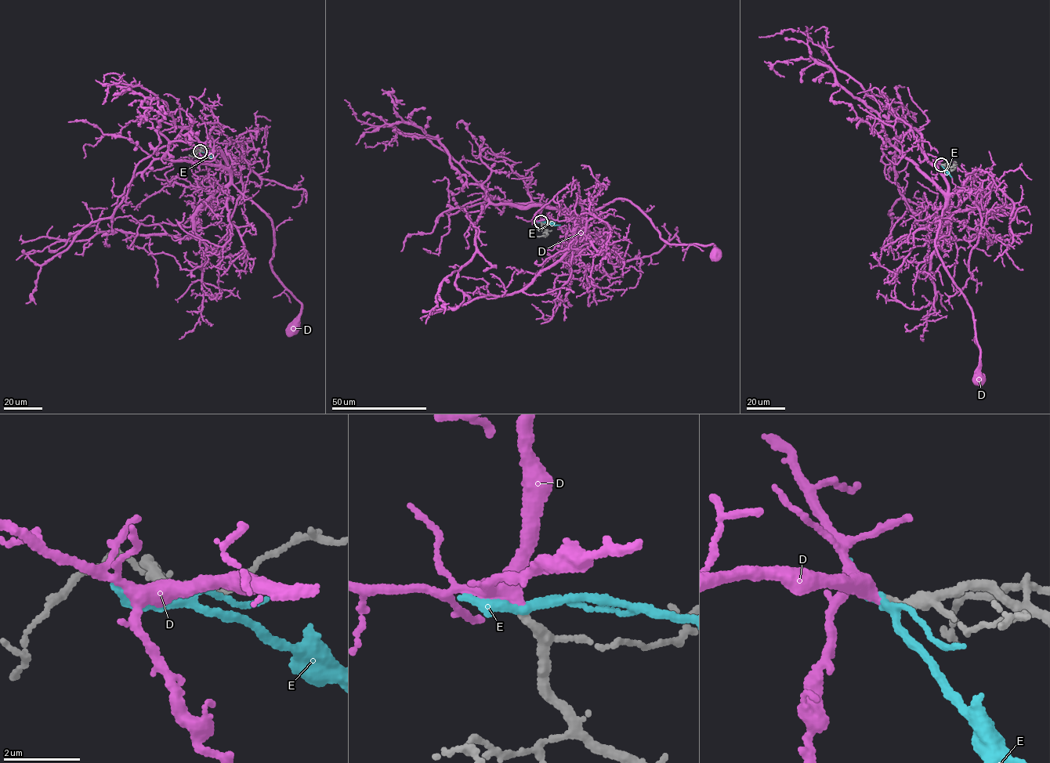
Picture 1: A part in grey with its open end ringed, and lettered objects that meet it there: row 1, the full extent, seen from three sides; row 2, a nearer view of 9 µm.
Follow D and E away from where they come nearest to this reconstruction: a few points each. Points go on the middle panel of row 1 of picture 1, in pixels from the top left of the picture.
D: (541, 222), (544, 207), (582, 218), (626, 199), (668, 244), (711, 244), (715, 254)
E: (541, 222), (560, 225)

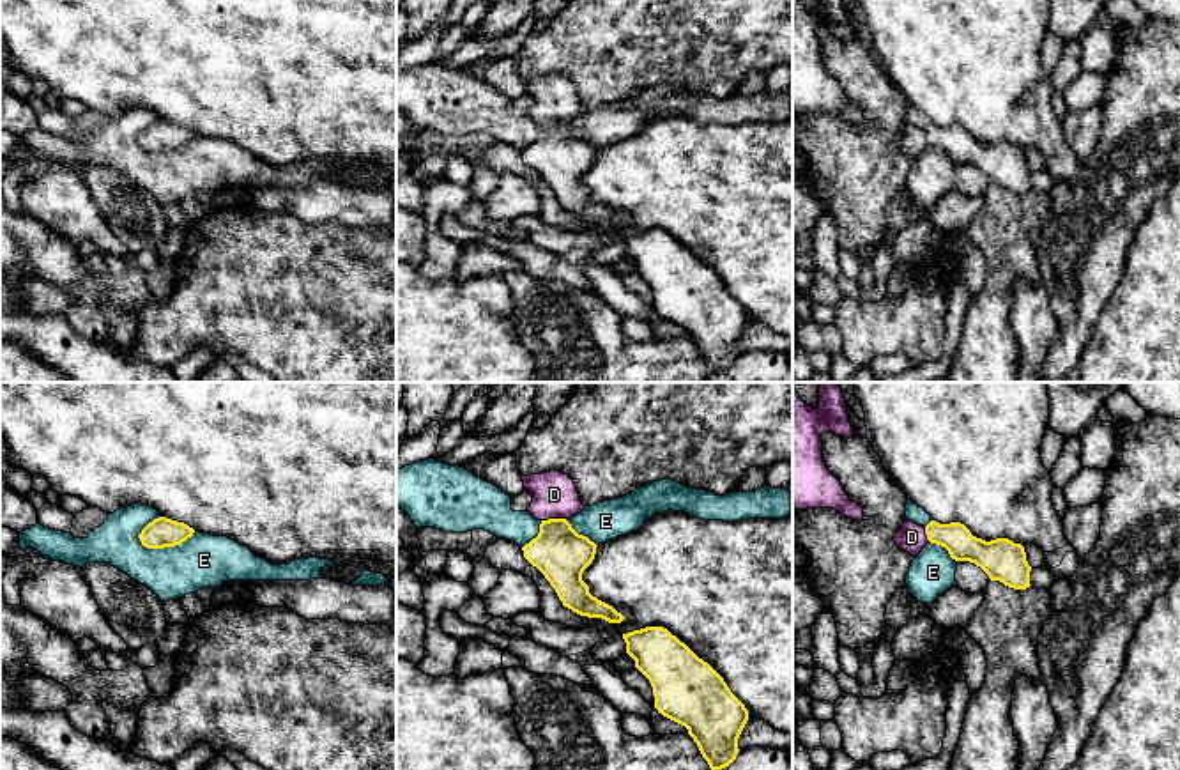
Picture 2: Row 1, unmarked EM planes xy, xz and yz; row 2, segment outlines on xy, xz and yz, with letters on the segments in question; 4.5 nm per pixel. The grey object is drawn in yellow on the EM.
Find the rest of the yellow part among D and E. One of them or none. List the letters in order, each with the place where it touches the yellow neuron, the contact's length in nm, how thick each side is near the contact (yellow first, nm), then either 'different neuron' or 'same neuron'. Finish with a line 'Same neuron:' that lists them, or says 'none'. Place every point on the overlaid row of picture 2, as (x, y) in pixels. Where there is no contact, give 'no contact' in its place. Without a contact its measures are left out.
D: contact xz (552, 519); length 110 nm; calibres 240 and 200 nm; same neuron
E: contact xy (165, 546); length 280 nm; calibres 140 and 240 nm; different neuron
Same neuron: D

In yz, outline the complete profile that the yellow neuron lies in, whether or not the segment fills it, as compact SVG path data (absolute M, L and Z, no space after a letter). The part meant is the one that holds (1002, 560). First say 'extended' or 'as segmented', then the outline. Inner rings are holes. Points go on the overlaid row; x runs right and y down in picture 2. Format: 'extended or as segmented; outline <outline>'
extended; outline M906 519L893 542L913 558L931 542L945 547L955 561L975 563L991 581L1000 581L1014 589L1031 586L1031 566L1026 561L1026 552L1021 543L1014 543L1008 538L985 542L973 536L961 522L939 524L931 520L923 527Z

